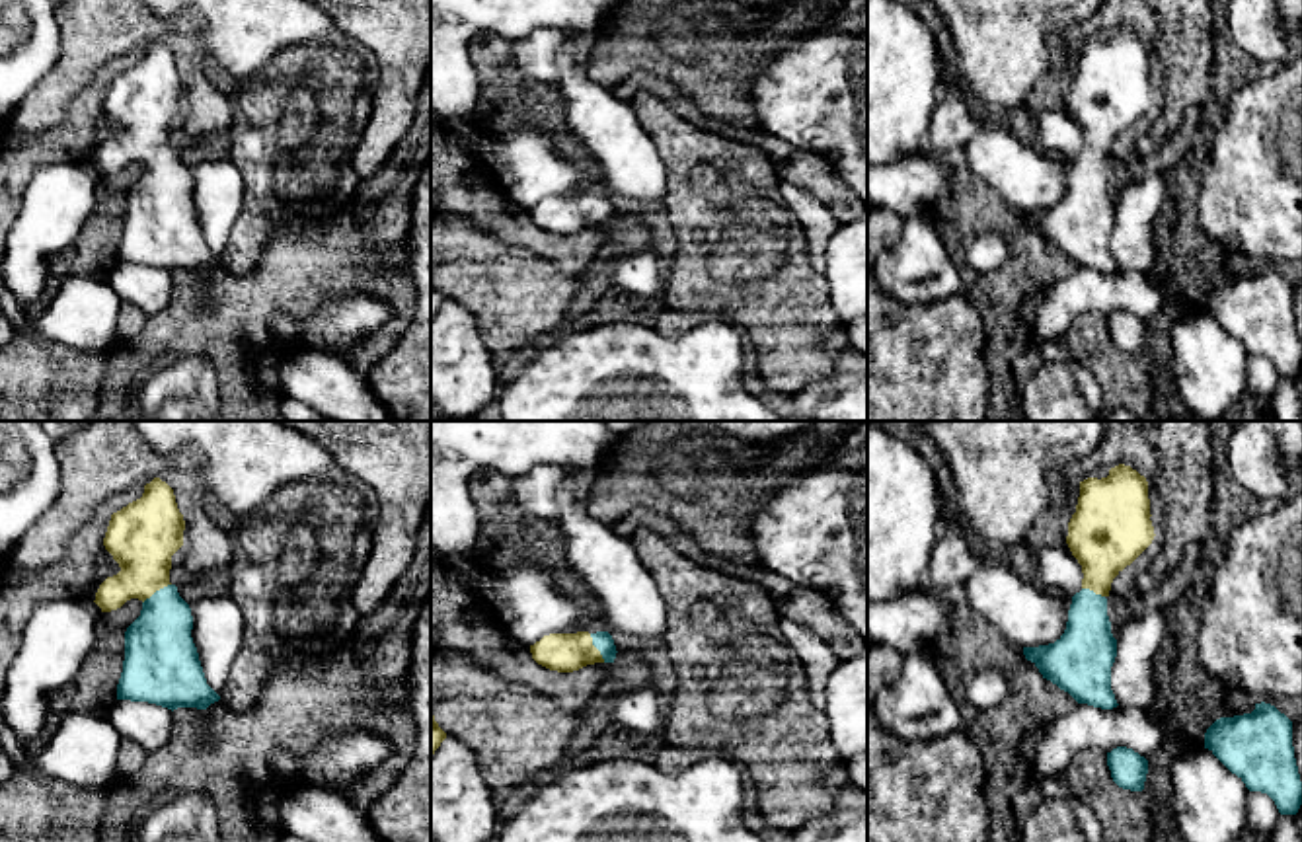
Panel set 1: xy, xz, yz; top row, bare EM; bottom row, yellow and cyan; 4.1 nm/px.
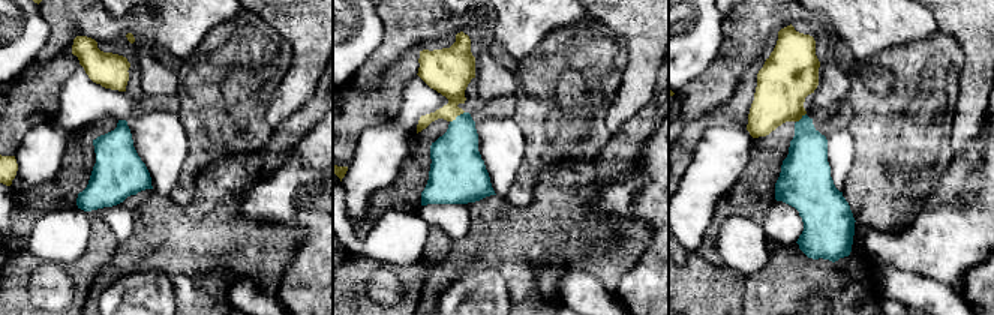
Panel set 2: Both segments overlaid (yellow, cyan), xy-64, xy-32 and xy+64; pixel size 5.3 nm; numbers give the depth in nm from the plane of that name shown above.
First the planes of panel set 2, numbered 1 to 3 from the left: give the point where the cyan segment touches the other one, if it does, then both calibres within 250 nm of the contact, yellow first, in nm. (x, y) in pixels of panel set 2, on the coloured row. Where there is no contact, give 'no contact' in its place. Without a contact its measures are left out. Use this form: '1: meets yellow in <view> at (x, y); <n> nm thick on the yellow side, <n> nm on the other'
1: no contact
2: meets yellow in xy-32 at (456, 116); 260 nm thick on the yellow side, 280 nm on the other
3: meets yellow in xy+64 at (801, 117); 300 nm thick on the yellow side, 220 nm on the other

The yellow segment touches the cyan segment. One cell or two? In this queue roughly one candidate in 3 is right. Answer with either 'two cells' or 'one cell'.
one cell

